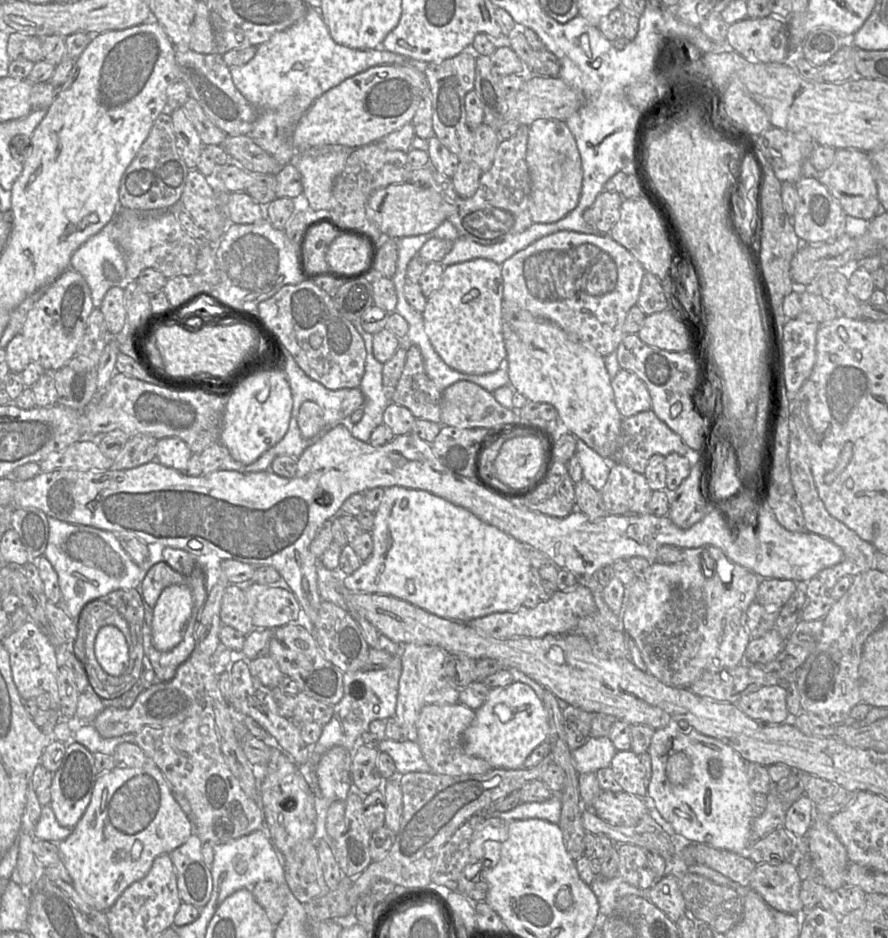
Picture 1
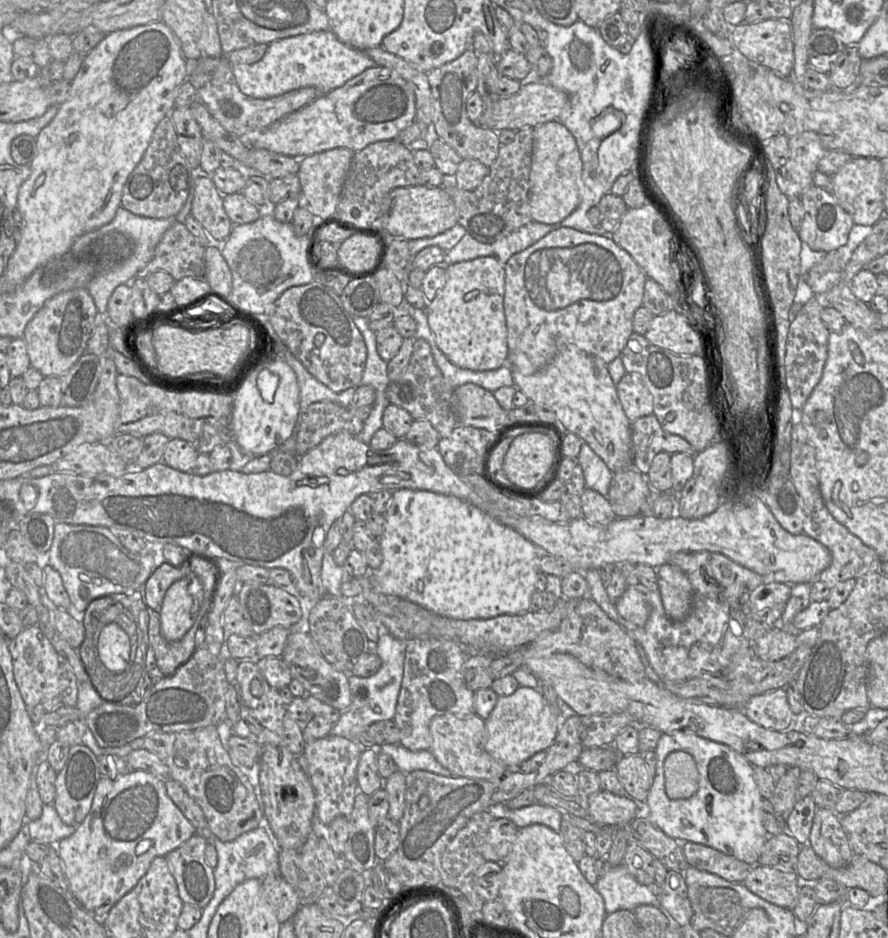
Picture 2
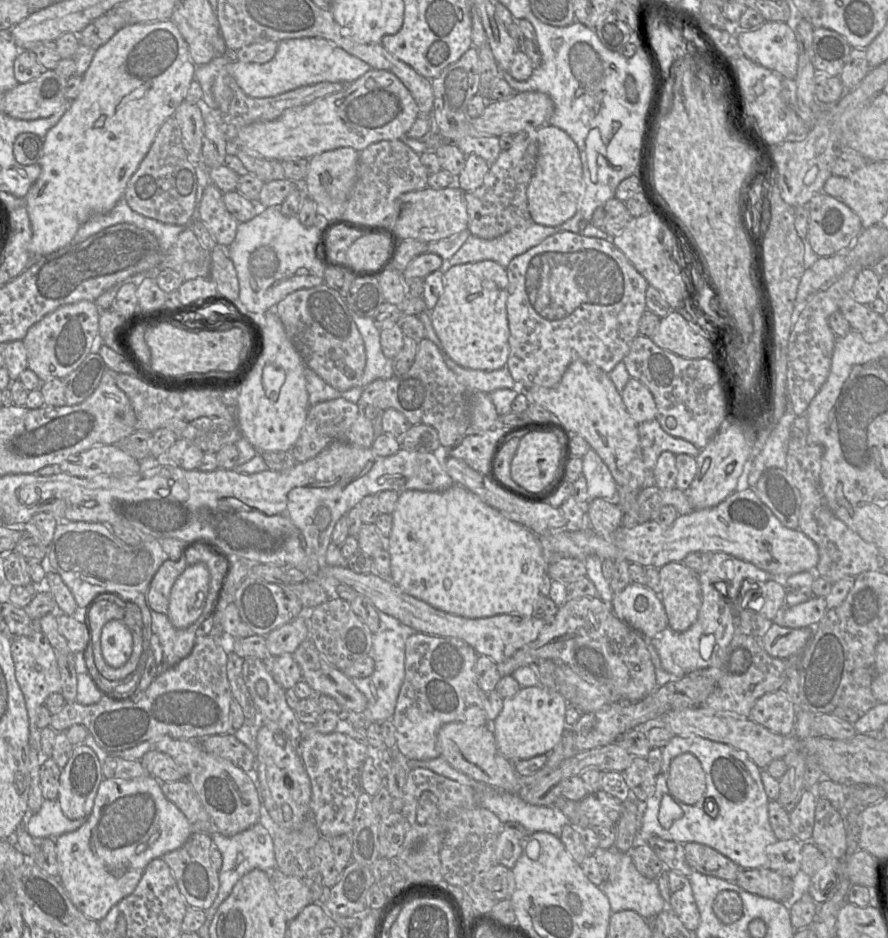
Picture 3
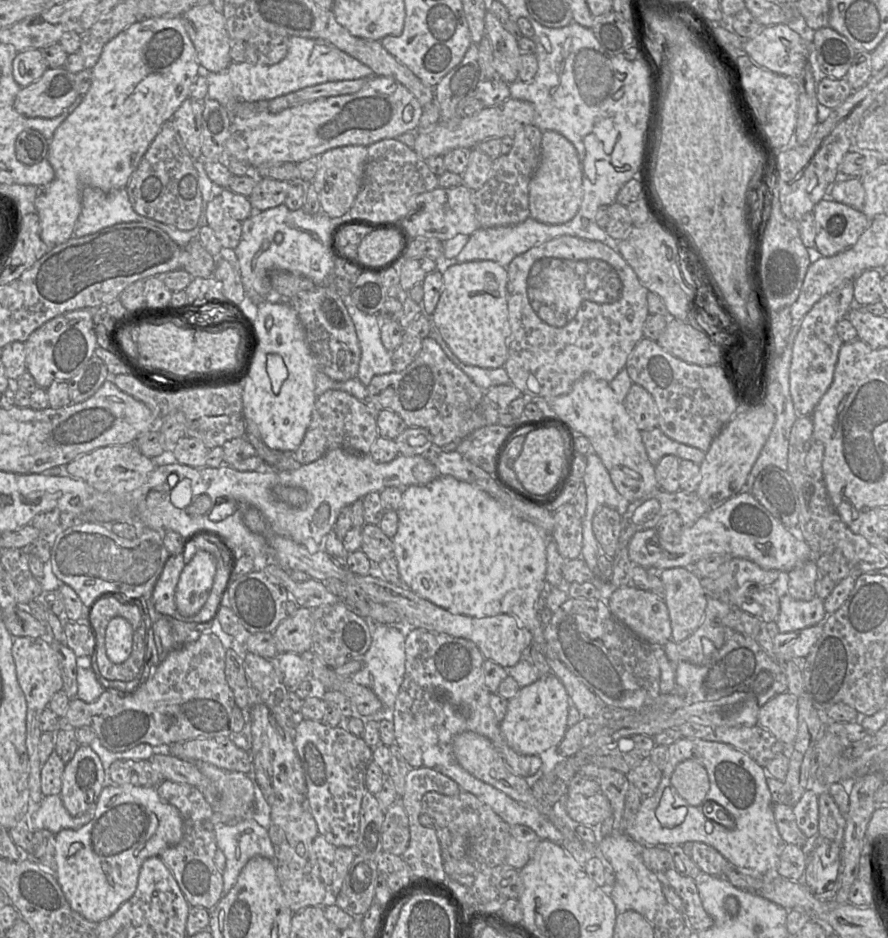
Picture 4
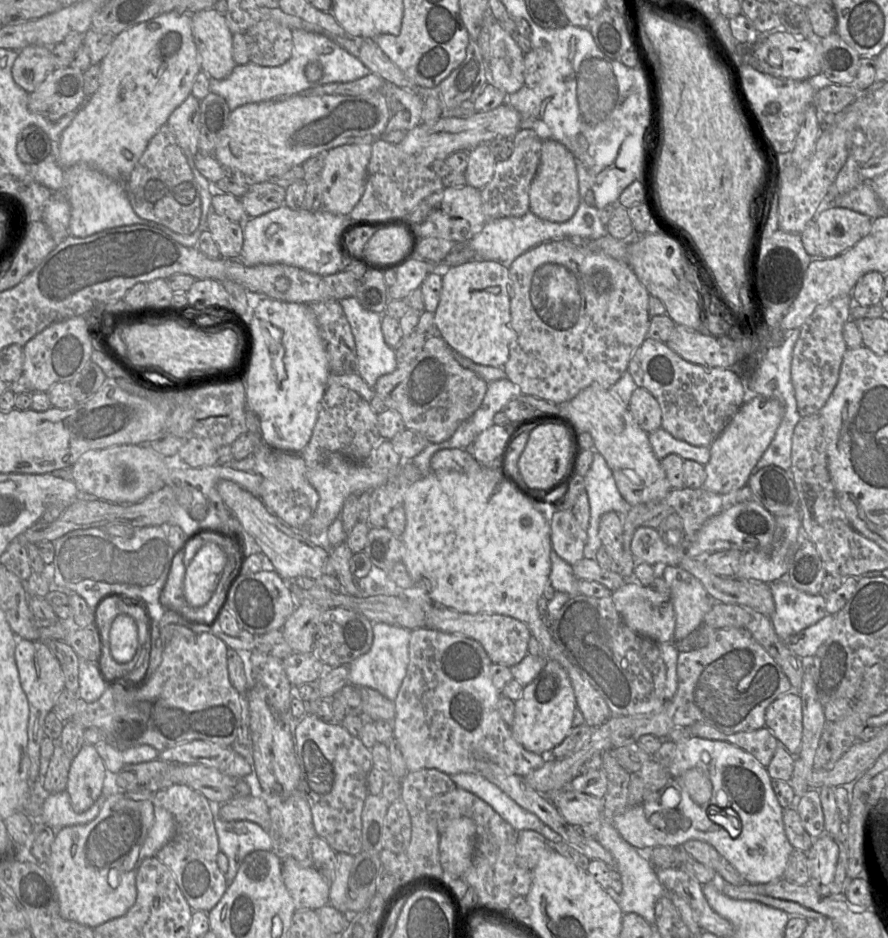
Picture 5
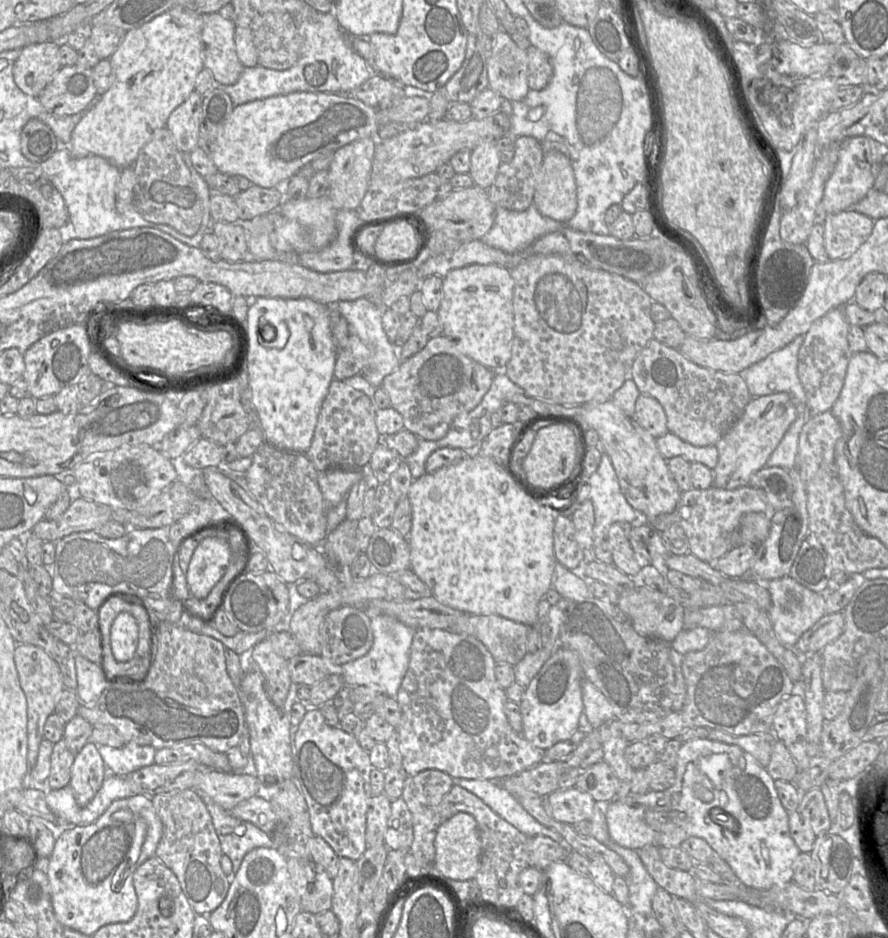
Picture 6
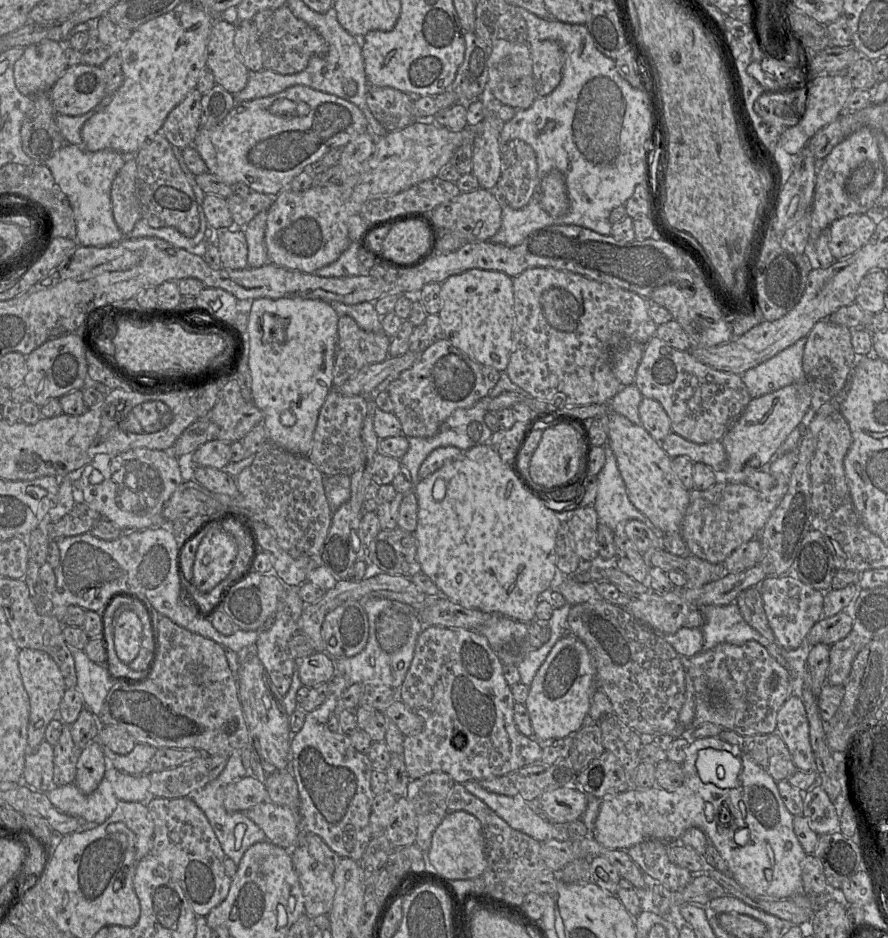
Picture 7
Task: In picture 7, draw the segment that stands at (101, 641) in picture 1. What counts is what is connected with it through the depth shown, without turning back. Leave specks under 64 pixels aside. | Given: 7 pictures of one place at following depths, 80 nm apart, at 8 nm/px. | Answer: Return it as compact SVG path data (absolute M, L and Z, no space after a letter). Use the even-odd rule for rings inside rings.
M132 610L117 611L113 620L113 643L116 656L125 664L133 661L141 647L143 627Z

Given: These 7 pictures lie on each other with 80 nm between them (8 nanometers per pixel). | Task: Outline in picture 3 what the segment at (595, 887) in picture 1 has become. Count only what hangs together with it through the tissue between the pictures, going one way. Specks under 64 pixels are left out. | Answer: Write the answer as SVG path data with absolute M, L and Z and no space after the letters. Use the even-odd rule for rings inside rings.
M598 847L592 854L598 864L605 864L608 868L609 878L599 886L608 897L612 912L633 910L646 920L653 919L666 908L666 902L661 896L656 880L643 876L635 867L628 853L621 852L612 847L603 849Z

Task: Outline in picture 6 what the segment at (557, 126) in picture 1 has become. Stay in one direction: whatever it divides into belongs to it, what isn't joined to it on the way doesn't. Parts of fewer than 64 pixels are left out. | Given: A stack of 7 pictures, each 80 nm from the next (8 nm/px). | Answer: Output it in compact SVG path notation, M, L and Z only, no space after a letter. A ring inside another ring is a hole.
M557 150L546 151L537 175L533 205L539 213L558 222L570 220L576 213L577 194L573 168L570 160Z

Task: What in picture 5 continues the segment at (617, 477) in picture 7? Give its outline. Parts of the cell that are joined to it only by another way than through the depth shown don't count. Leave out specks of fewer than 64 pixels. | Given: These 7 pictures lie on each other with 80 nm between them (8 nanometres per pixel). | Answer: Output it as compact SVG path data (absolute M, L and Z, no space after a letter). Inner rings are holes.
M595 451L590 469L584 478L590 504L584 558L596 560L596 553L603 546L598 534L601 516L610 511L626 515L632 506L620 494L613 473L599 452Z

